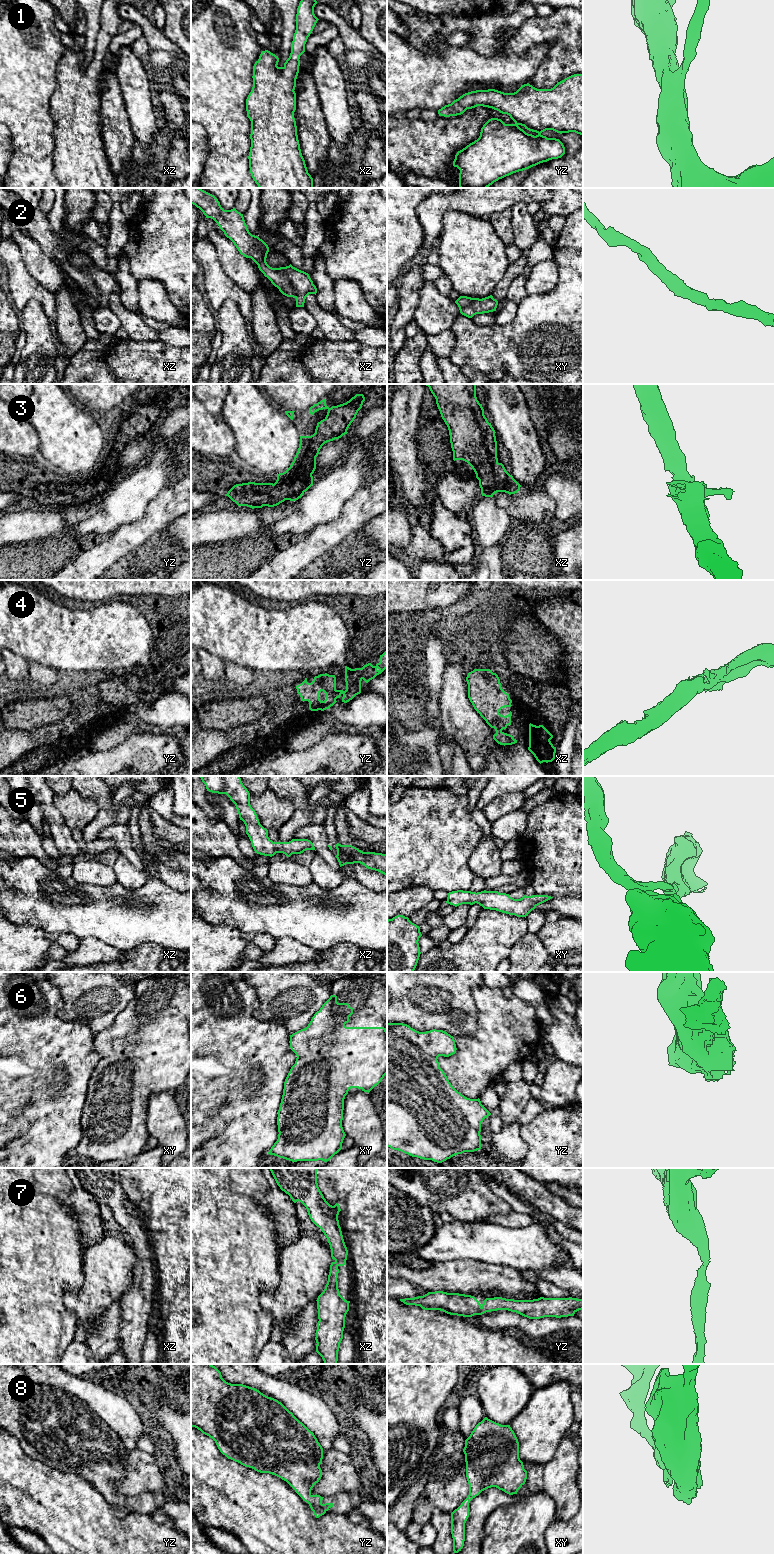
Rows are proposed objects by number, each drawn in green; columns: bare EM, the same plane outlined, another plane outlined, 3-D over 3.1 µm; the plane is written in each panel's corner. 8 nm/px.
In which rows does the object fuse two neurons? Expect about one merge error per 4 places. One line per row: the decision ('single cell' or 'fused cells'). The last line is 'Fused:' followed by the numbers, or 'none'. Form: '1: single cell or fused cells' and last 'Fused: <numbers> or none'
1: single cell
2: single cell
3: single cell
4: single cell
5: single cell
6: single cell
7: single cell
8: single cell
Fused: none

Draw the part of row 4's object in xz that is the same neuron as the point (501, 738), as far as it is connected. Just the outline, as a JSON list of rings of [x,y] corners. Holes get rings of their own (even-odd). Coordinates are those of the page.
[[[474,669],[468,673],[466,681],[468,698],[474,709],[496,731],[493,739],[504,746],[517,743],[512,735],[502,731],[511,725],[512,712],[506,716],[499,712],[502,708],[511,707],[512,700],[502,689],[498,675],[490,669]]]

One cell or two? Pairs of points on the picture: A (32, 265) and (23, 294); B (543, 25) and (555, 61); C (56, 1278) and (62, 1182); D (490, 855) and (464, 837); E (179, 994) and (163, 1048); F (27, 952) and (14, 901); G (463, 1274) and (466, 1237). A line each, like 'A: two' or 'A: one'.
A: two
B: one
C: one
D: two
E: one
F: two
G: two

